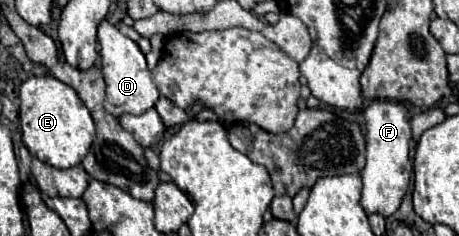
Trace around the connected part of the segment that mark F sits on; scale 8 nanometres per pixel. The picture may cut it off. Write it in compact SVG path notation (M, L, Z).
M371 100L371 104L363 110L365 126L367 126L367 162L361 170L363 180L363 194L361 204L367 214L383 212L383 216L391 216L399 204L403 194L409 188L409 178L413 164L409 160L409 140L411 140L411 126L407 118L407 106L395 100Z

